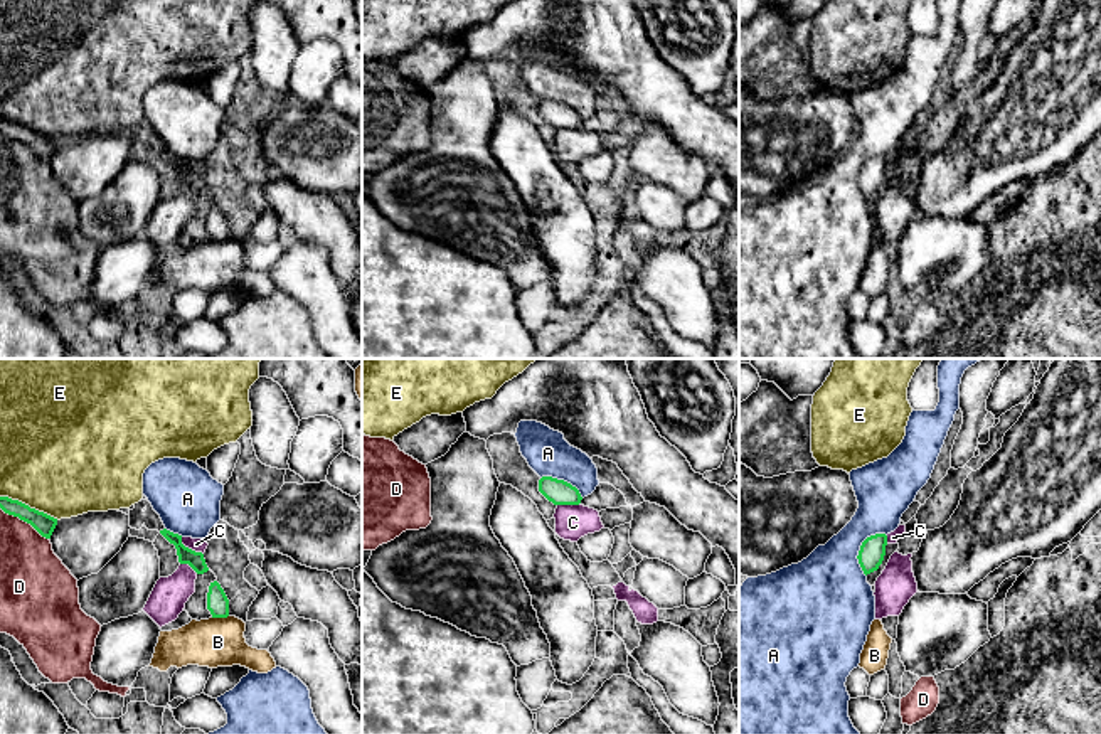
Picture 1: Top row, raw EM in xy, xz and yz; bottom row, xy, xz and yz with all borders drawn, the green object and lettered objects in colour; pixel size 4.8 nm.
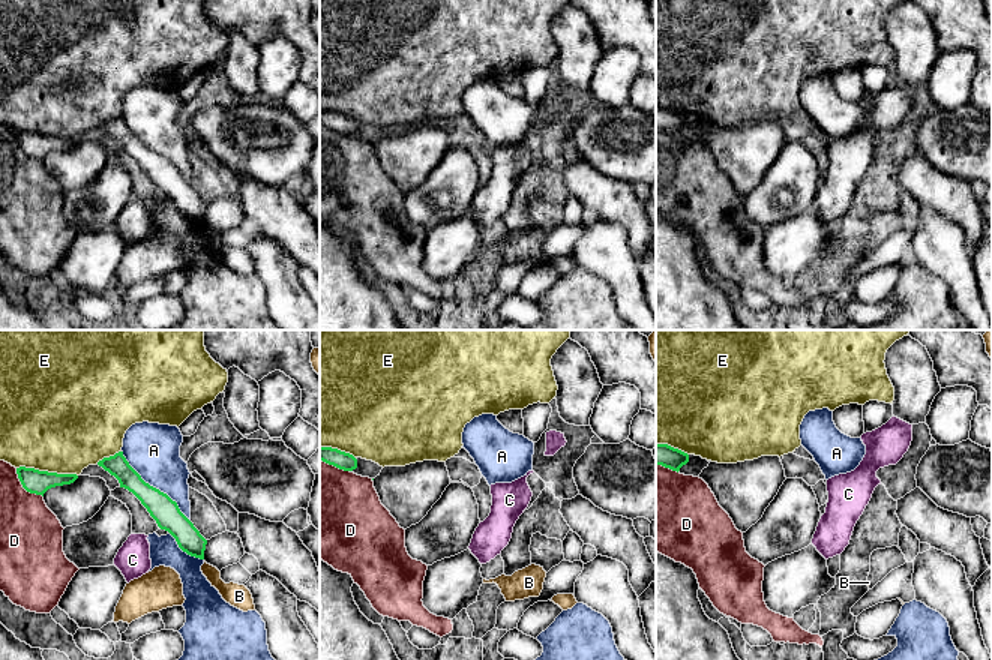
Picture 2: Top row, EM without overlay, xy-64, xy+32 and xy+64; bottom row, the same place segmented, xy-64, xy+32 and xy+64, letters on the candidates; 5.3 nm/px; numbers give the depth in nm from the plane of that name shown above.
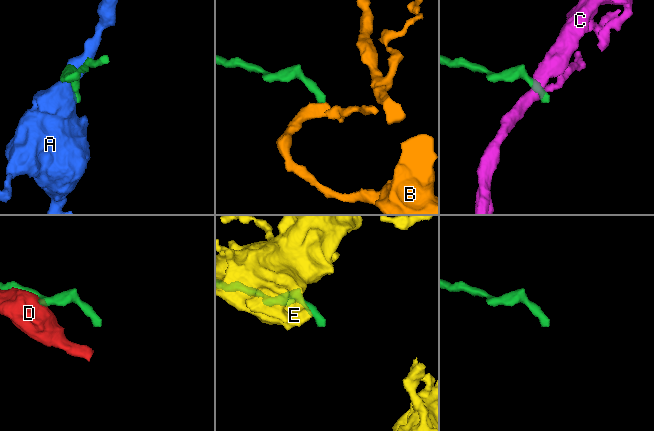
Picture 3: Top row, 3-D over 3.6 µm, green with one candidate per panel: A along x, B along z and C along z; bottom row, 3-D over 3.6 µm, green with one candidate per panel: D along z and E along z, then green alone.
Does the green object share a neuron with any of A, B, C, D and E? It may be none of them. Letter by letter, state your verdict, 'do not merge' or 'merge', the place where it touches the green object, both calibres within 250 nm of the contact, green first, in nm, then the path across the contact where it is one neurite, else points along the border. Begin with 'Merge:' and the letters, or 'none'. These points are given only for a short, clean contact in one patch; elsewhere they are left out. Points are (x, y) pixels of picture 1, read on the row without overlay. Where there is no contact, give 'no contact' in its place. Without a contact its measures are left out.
Merge: none
A: do not merge; meets green in yz at (861, 172); 120 nm thick on the green side, 380 nm on the other
B: do not merge; meets green in xy at (219, 239); 110 nm thick on the green side, 240 nm on the other; border along xy (228, 238), (212, 241)
C: do not merge; meets green in xy at (191, 172); 80 nm thick on the green side, 60 nm on the other; border along xy (180, 160), (186, 169), (202, 177)
D: do not merge; meets green in xy at (24, 143); 100 nm thick on the green side, 280 nm on the other
E: do not merge; meets green in xy at (27, 128); 100 nm thick on the green side, 500 nm on the other

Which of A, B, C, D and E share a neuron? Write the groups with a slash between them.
A / B / C / D / E

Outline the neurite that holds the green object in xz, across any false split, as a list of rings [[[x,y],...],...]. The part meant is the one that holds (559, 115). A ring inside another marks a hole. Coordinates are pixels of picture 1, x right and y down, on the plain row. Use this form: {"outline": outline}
{"outline": [[[552,99],[539,103],[539,114],[554,128],[579,128],[582,123],[576,109]]]}

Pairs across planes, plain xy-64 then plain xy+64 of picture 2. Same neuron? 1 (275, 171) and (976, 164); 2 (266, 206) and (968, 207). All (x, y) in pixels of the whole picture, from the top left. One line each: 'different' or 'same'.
1: same
2: same

